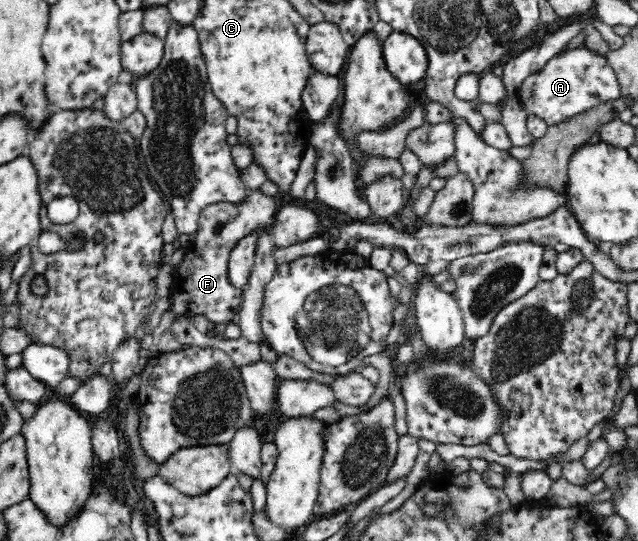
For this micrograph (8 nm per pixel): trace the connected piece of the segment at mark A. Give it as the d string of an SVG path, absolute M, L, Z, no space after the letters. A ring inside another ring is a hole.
M585 45L553 57L543 69L529 75L519 87L519 99L525 109L553 125L585 111L599 102L620 97L620 85L605 56L593 53Z

